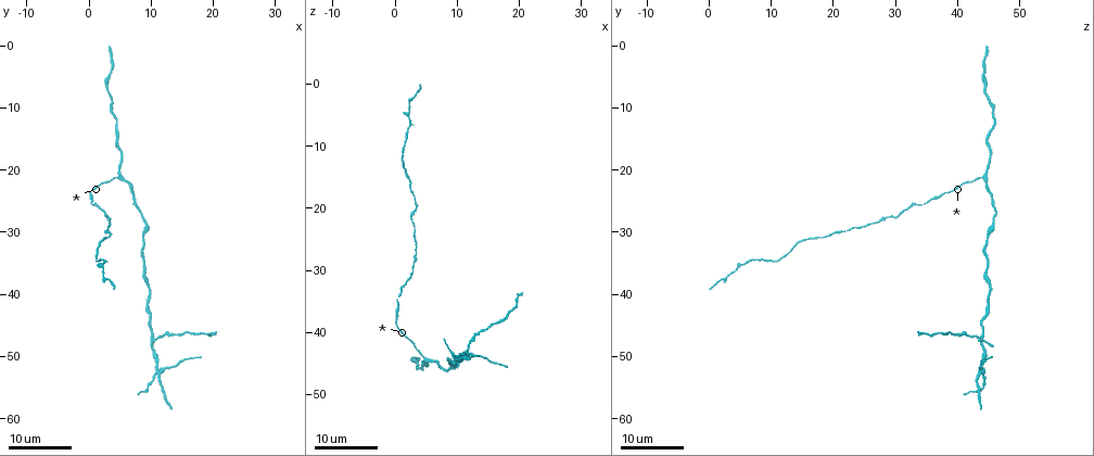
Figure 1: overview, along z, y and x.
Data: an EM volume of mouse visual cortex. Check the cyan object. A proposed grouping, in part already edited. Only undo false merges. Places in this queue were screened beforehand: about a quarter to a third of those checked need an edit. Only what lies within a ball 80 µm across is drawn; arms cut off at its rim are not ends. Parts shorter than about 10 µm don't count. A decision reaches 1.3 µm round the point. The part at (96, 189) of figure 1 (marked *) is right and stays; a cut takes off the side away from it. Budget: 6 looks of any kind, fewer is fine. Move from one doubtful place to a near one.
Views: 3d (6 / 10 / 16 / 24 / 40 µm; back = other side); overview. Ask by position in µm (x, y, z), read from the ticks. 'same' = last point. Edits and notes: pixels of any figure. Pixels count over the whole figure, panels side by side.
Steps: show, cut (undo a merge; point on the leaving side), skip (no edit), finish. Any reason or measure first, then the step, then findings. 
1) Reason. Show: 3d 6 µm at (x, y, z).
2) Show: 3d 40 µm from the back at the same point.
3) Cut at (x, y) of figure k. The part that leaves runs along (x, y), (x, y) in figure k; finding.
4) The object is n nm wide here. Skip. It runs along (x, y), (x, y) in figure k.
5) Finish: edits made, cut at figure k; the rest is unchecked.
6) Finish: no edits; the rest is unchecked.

Branch point. Show: 3d 16 µm at (5.0, 20.5, 44.5).

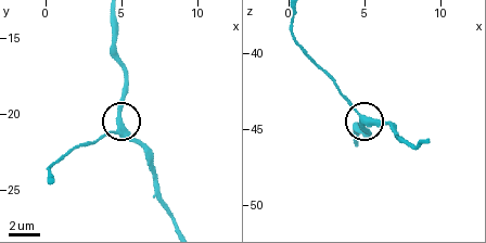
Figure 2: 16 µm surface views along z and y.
Zoom in. Show: 3d 10 µm at (5.0, 20.8, 44.6).

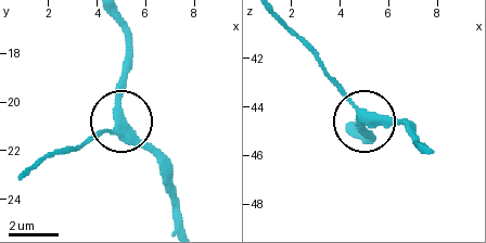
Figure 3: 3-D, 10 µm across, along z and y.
The side arm is 23 µm long. Skip. It runs along (29, 174), (52, 155), (73, 151), (116, 124), (127, 40) in figure 3; continuous, no second neuron.

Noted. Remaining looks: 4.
Four or more arms meet. Show: 3d 24 µm at (11.5, 53.0, 44.5).

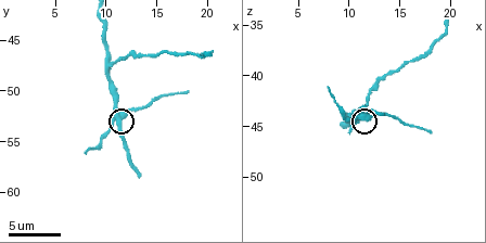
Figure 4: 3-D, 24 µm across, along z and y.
Show: 3d 6 µm at (11.6, 52.8, 44.0).

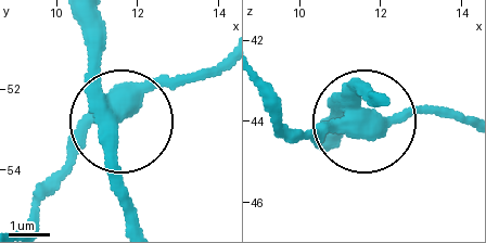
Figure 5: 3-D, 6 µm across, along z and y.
The object is 440 nm wide here. Cut at (162, 79) of figure 5. The part that leaves runs along (116, 109), (216, 69) in figure 5; a second neuron is stuck on.

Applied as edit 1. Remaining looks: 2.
Looks like a crossing. Show: 3d 24 µm at (10.5, 47.5, 43.5).

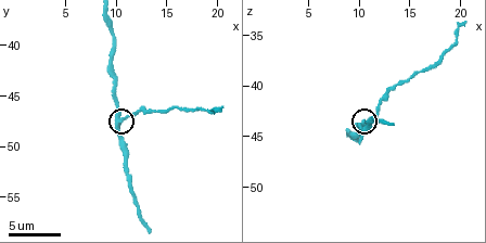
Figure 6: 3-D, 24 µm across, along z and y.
Show: 3d 10 µm at the same point.

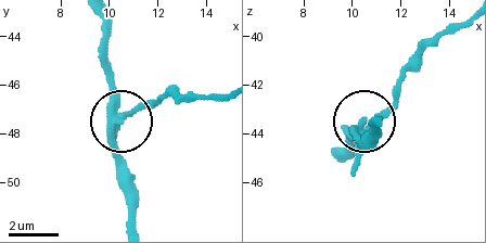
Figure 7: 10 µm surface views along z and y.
The side arm is 13 µm long. Cut at (353, 164) of figure 7. The part that leaves runs along (362, 129), (423, 50), (467, 27) in figure 7; a second neuron is stuck on.

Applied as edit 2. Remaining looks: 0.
Finish: edits made, cut at figure 5, cut at figure 7; the rest is unchecked.

